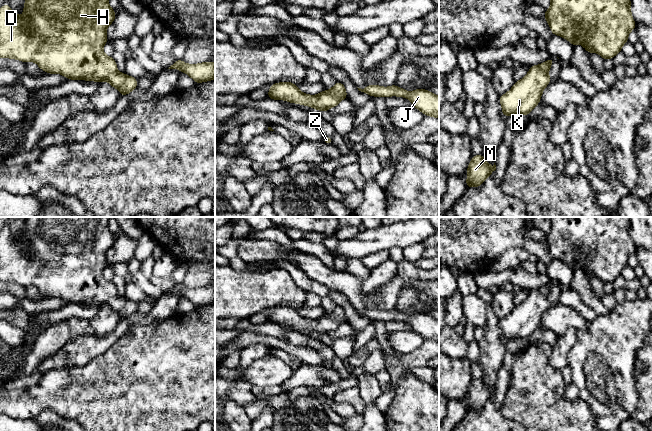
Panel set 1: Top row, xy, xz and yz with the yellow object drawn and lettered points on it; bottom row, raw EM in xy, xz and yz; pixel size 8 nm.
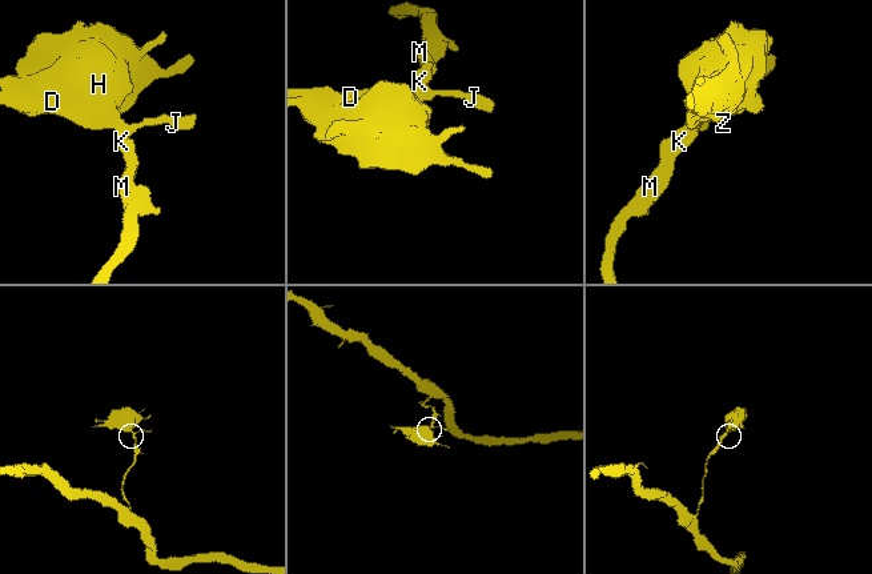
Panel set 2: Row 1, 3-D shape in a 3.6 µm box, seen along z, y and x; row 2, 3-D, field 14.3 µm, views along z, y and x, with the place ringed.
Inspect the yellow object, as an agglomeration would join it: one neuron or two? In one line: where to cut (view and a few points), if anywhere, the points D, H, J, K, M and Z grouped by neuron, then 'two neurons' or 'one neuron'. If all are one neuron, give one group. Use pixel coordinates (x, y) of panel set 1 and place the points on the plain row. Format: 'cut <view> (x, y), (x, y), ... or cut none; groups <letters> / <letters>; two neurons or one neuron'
cut none; groups D H J K M Z; one neuron

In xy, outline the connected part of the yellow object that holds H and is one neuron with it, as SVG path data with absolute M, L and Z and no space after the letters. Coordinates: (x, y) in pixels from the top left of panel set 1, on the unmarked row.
M27 217L23 240L17 239L8 228L0 232L0 281L17 283L22 286L36 286L48 298L59 297L69 304L87 304L98 307L106 304L118 313L122 320L137 311L137 302L117 294L113 281L103 276L108 265L106 253L116 241L114 233L108 228L109 217Z

